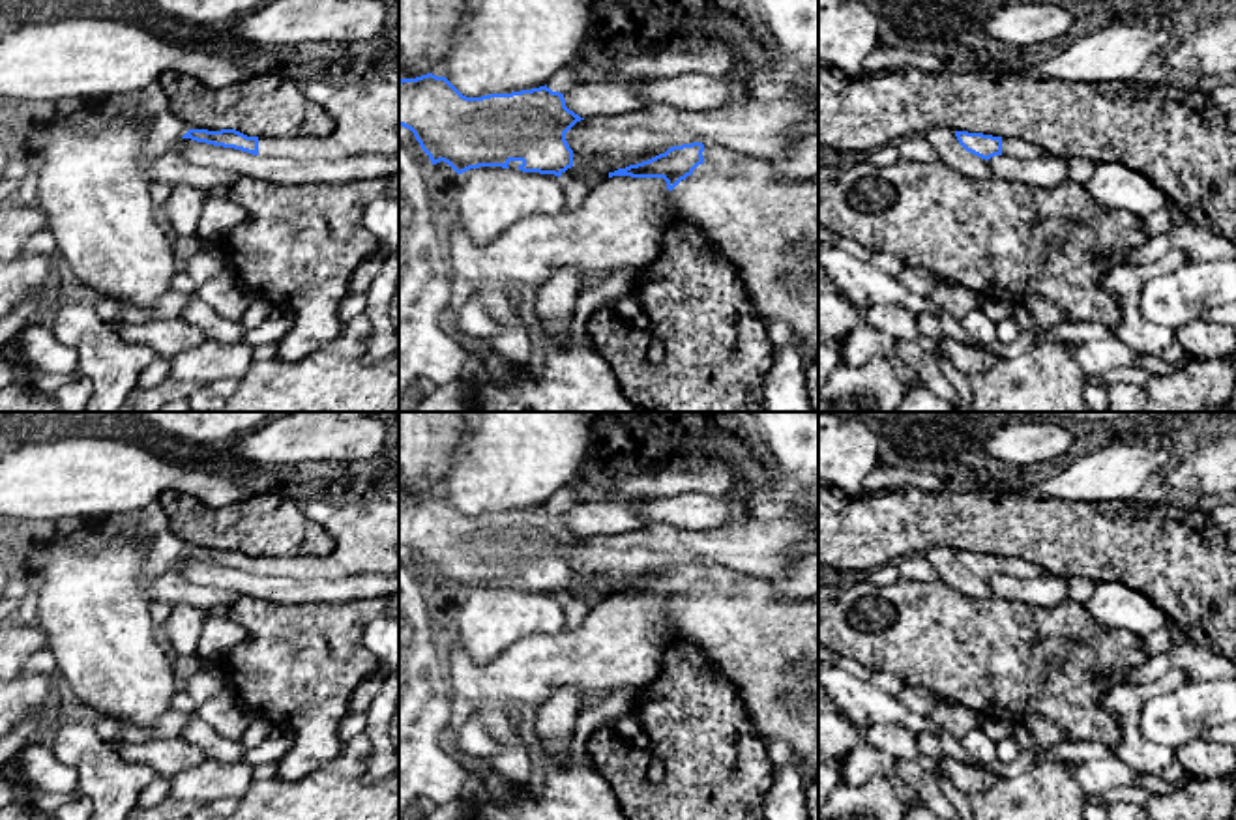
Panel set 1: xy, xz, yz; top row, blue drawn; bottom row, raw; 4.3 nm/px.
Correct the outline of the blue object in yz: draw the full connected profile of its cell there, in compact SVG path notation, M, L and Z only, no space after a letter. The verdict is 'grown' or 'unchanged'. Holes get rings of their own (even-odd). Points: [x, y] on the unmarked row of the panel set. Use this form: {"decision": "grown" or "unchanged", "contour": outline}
{"decision": "grown", "contour": "M955 550L955 556L966 571L987 580L994 575L1032 578L1032 577L1045 573L1041 565L1036 565L1019 556L993 556L993 554L968 552L968 550Z"}

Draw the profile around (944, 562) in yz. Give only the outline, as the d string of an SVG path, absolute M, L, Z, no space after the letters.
M936 547L925 552L927 562L936 571L938 578L949 588L964 593L970 599L991 597L989 580L966 571L955 550L949 547Z

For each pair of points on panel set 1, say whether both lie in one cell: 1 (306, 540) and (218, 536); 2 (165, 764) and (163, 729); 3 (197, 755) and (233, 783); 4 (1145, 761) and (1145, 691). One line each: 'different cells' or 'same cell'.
1: same cell
2: different cells
3: different cells
4: same cell

